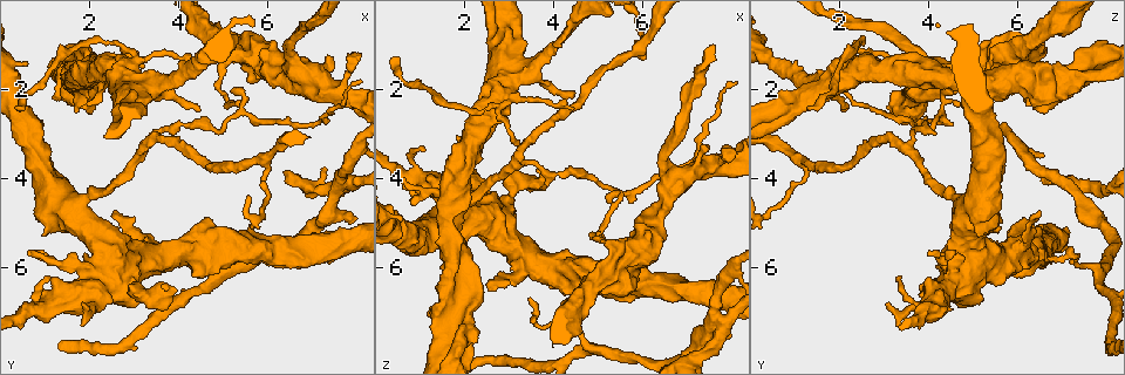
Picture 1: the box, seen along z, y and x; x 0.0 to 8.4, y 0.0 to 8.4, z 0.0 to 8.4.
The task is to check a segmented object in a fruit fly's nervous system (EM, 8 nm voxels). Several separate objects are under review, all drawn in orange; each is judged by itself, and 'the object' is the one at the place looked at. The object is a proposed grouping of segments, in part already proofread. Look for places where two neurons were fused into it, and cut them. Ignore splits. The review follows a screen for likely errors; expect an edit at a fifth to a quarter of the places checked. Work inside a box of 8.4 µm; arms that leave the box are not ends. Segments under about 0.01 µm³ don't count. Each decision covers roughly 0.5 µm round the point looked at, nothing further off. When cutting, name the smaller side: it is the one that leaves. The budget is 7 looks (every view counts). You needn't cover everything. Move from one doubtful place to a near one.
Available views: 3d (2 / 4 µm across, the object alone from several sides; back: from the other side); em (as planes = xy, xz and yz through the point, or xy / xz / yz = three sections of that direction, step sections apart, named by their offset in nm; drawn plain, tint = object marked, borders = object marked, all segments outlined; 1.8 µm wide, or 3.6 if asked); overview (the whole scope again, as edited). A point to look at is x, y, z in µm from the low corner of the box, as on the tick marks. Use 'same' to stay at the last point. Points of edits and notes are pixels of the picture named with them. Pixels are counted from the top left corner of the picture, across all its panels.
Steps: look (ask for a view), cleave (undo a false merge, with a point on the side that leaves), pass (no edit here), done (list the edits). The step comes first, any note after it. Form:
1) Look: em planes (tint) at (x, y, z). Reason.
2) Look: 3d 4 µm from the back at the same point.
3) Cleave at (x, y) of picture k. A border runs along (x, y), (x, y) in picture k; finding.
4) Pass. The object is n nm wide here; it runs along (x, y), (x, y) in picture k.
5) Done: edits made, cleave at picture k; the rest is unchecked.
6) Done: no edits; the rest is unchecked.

Look: 3d 2 µm from the back at (5.35, 2.50, 4.30). Three arms meet.

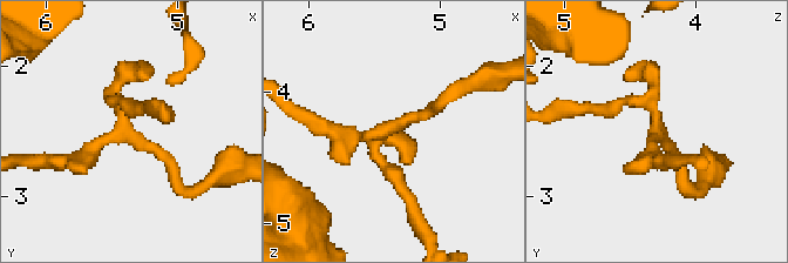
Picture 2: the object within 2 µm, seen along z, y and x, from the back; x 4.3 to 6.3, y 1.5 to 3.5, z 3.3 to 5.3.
Look: em planes (tint) at (5.40, 2.48, 4.30). 3 arms meet here; shape alone is not enough.

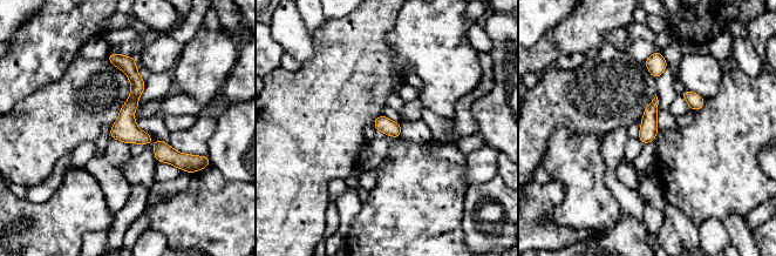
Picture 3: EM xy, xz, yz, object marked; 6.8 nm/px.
Pass. The object is 110 nm wide here; it runs along (111, 58), (135, 79), (128, 125), (144, 141) in picture 3; all the same neuron.

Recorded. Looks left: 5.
Look: em yz step 16 (tint) at (1.90, 1.55, 7.75).

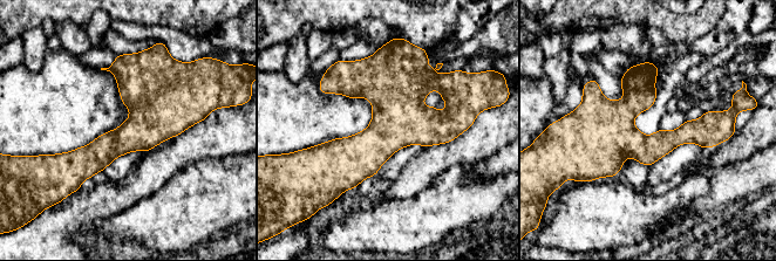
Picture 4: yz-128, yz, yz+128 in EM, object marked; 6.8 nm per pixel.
Pass. Continuous, no second neuron.

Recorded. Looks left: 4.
Look: em 3.6 µm planes (tint) at (3.40, 1.30, 2.25). Calibre changes.

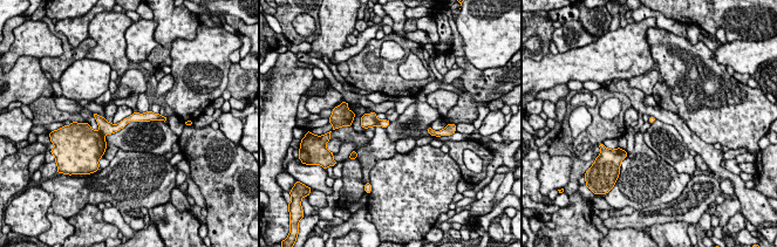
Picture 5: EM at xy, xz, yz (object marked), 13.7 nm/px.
Cleave at (106, 128) of picture 5. The object is 90 nm wide here; a border runs along (100, 130), (103, 136) in picture 5; a second neuron is stuck on.

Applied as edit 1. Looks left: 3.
Done: edits made, cleave at picture 5; the rest is unchecked.

